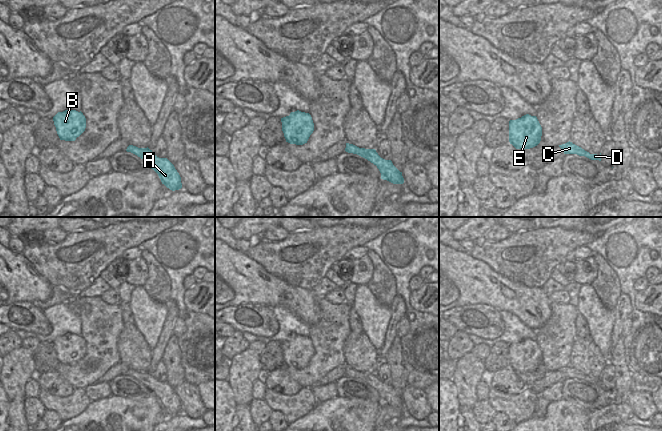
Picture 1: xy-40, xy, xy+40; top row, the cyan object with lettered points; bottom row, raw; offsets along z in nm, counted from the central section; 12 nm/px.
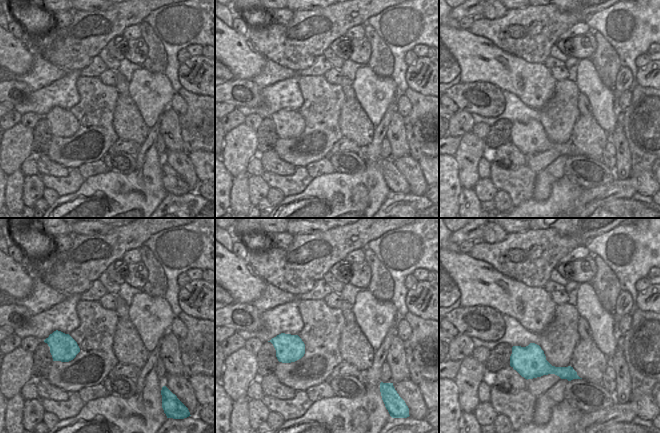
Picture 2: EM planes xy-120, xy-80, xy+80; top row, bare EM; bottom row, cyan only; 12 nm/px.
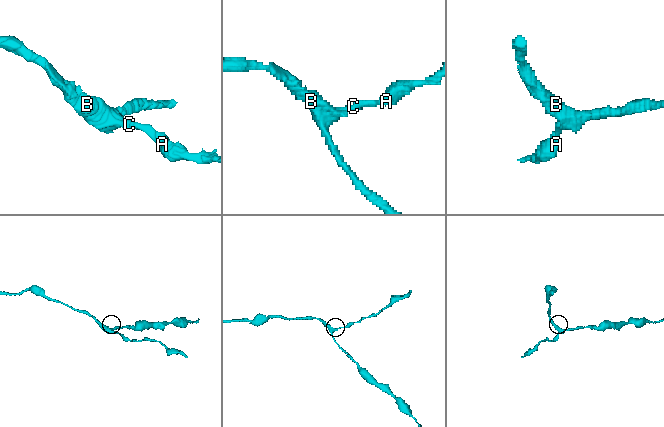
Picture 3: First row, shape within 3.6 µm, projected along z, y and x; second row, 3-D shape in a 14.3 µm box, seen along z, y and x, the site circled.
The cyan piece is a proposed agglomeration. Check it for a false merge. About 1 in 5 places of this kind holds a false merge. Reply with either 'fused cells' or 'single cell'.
single cell

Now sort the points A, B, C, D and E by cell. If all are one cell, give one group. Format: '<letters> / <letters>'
A B C D E

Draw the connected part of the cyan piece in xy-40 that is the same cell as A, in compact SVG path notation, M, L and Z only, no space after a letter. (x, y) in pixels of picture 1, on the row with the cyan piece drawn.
M129 145L126 151L143 159L158 174L162 184L170 190L175 191L182 188L181 177L167 158L157 157L148 147L138 148Z

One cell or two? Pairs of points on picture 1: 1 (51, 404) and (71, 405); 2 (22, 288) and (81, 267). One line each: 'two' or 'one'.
1: one
2: two

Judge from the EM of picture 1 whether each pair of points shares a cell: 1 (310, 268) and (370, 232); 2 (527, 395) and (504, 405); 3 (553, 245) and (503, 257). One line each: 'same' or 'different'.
1: same
2: same
3: same

